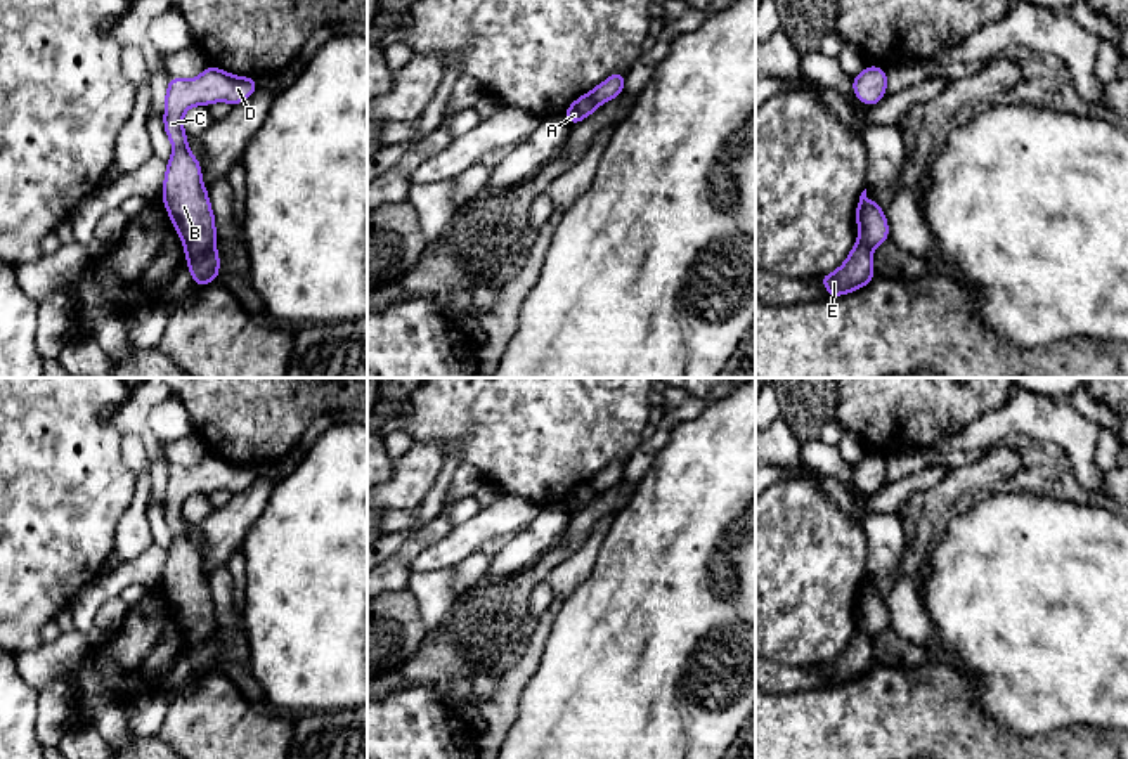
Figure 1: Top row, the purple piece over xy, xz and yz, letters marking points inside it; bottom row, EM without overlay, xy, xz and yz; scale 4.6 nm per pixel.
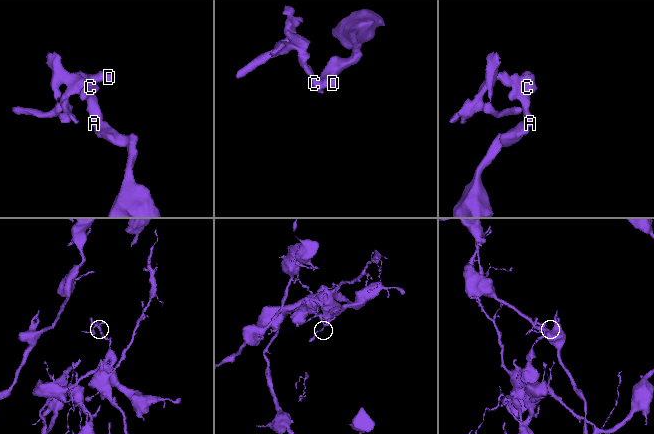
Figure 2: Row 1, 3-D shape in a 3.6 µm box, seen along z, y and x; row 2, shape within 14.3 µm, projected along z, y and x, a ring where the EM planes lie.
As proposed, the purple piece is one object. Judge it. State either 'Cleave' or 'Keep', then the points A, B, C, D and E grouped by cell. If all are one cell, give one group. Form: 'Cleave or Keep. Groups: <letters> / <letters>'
Cleave. Groups: A B C D / E

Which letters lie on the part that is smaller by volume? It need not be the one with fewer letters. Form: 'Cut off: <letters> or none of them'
Cut off: A, B, C, D

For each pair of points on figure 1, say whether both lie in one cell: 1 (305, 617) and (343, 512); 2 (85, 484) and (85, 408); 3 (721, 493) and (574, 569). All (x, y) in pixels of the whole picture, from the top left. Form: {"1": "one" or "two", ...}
{"1": "one", "2": "one", "3": "two"}

